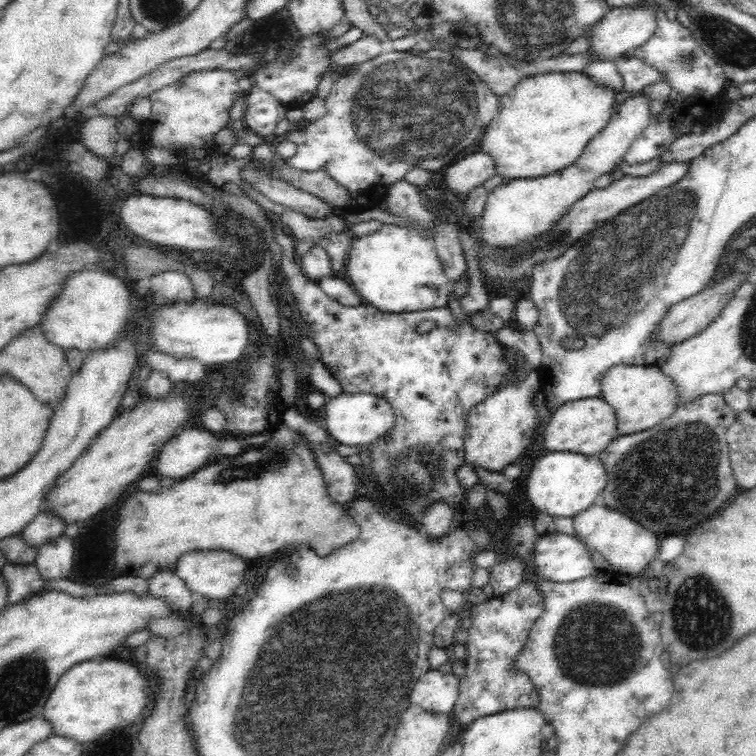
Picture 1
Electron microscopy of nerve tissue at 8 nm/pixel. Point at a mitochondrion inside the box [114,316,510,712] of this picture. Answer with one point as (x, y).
(409, 475)

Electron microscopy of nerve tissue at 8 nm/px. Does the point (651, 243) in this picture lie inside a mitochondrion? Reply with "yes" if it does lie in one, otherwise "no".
yes

